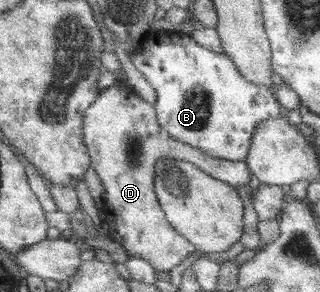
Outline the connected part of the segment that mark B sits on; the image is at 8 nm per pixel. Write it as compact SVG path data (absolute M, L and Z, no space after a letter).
M149 30L141 38L130 60L155 91L156 100L152 108L159 126L166 130L171 138L211 157L244 162L257 123L282 115L283 111L275 102L269 87L247 82L225 54L217 54L197 45L191 36L184 33Z

